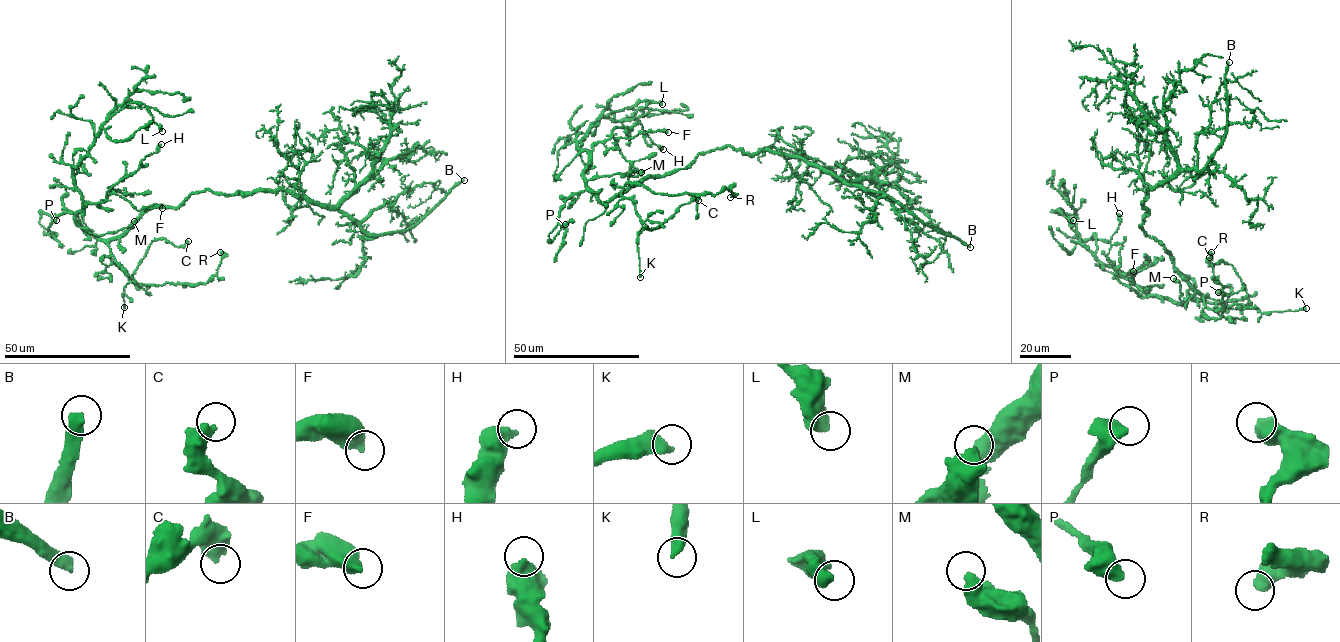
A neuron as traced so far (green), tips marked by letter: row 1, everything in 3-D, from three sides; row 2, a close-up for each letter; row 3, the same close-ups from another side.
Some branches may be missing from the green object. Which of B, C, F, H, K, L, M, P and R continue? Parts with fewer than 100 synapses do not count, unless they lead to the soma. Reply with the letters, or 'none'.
B

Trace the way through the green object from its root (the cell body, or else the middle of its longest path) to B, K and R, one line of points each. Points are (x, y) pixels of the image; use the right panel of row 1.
B: (1163, 247), (1139, 226), (1148, 213), (1143, 199), (1149, 187), (1173, 173), (1202, 171), (1222, 140), (1229, 62)
K: (1163, 247), (1180, 273), (1200, 292), (1207, 307), (1218, 310), (1236, 304), (1270, 313), (1306, 308)
R: (1163, 247), (1203, 298), (1202, 314), (1215, 319), (1220, 318), (1223, 308), (1223, 286), (1214, 276), (1211, 252)

